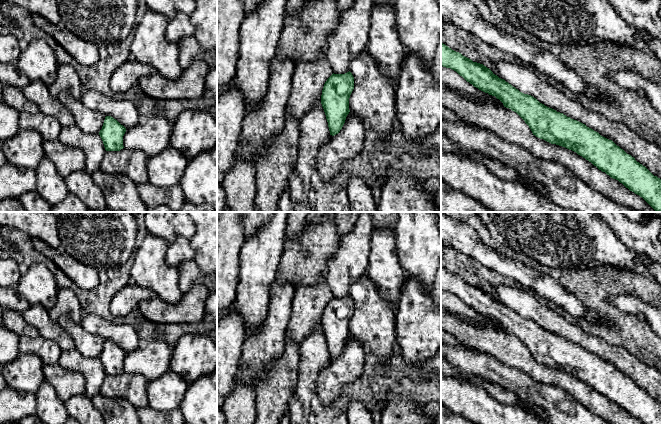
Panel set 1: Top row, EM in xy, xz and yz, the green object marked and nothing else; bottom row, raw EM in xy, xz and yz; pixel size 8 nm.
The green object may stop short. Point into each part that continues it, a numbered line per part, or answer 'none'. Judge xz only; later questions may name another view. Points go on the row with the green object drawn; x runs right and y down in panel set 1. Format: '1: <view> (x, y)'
1: xz (347, 145)

